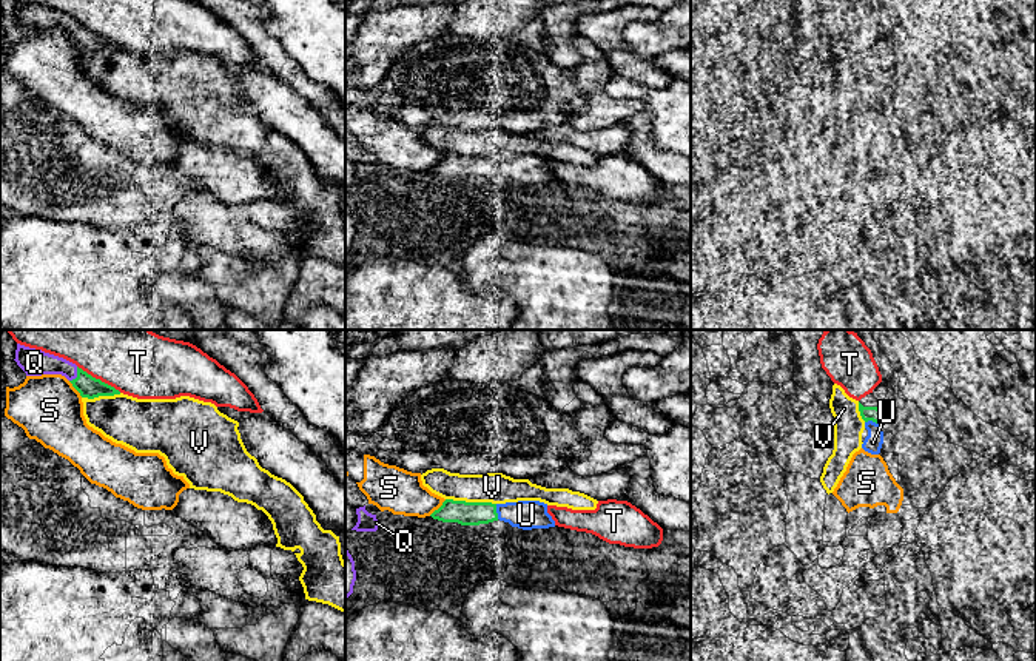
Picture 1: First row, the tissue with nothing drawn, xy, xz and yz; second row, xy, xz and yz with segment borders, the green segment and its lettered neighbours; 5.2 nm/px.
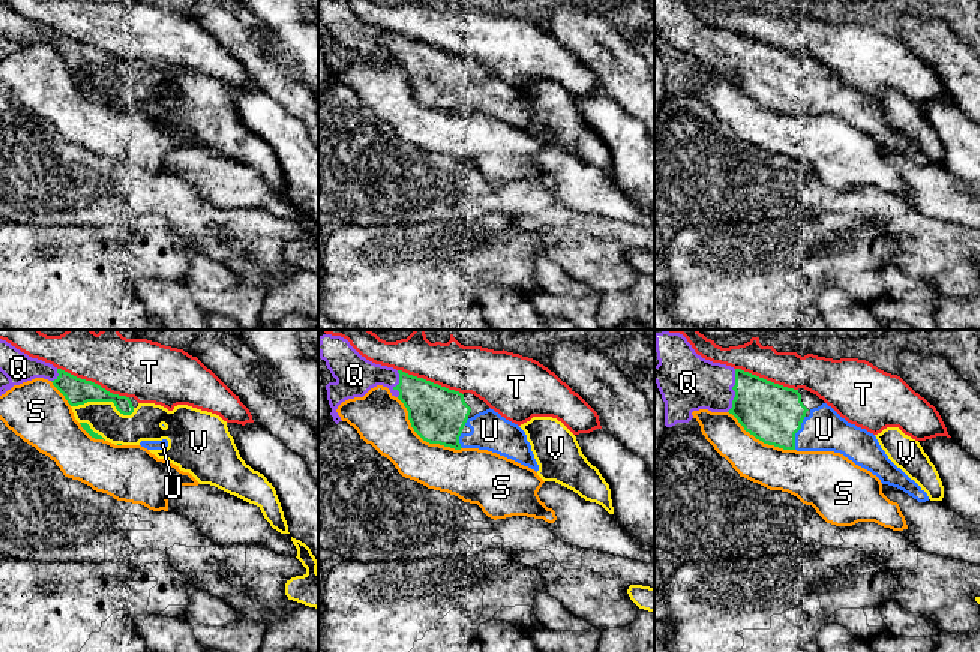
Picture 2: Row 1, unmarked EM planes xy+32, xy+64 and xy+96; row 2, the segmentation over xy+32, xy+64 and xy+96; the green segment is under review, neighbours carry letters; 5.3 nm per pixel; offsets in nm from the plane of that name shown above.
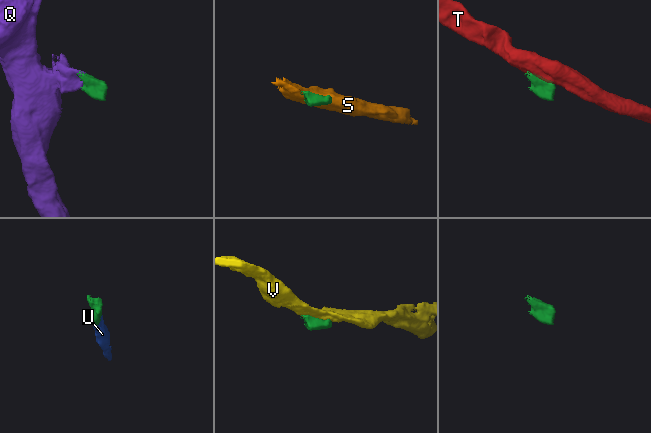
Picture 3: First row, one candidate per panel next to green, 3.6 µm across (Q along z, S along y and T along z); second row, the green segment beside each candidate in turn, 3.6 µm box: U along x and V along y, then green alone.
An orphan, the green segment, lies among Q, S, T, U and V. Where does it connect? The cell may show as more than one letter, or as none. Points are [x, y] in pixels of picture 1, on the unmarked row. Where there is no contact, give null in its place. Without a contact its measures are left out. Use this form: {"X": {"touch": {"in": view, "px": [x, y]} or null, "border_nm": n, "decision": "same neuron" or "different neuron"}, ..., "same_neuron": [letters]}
{"Q": {"touch": {"in": "xy", "px": [77, 30]}, "border_nm": 90, "decision": "different neuron"}, "S": {"touch": {"in": "xz", "px": [438, 164]}, "border_nm": 130, "decision": "different neuron"}, "T": {"touch": {"in": "xy", "px": [99, 34]}, "border_nm": 280, "decision": "different neuron"}, "U": {"touch": {"in": "xz", "px": [495, 167]}, "border_nm": 80, "decision": "same neuron"}, "V": {"touch": {"in": "xz", "px": [470, 157]}, "border_nm": 260, "decision": "different neuron"}, "same_neuron": ["U"]}

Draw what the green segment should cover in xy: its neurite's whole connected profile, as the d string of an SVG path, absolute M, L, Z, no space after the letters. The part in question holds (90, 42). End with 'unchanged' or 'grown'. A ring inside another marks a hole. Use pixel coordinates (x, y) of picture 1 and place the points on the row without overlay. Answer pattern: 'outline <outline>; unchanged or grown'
outline M77 22L77 32L69 35L72 42L80 48L82 52L94 54L99 51L120 49L114 42L92 32L86 26Z; unchanged

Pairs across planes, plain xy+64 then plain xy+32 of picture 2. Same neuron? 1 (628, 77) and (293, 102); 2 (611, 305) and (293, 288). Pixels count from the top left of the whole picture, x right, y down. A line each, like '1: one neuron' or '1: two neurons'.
1: one neuron
2: one neuron

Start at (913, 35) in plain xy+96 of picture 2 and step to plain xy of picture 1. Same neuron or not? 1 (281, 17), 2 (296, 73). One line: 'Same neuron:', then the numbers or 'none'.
Same neuron: 2

